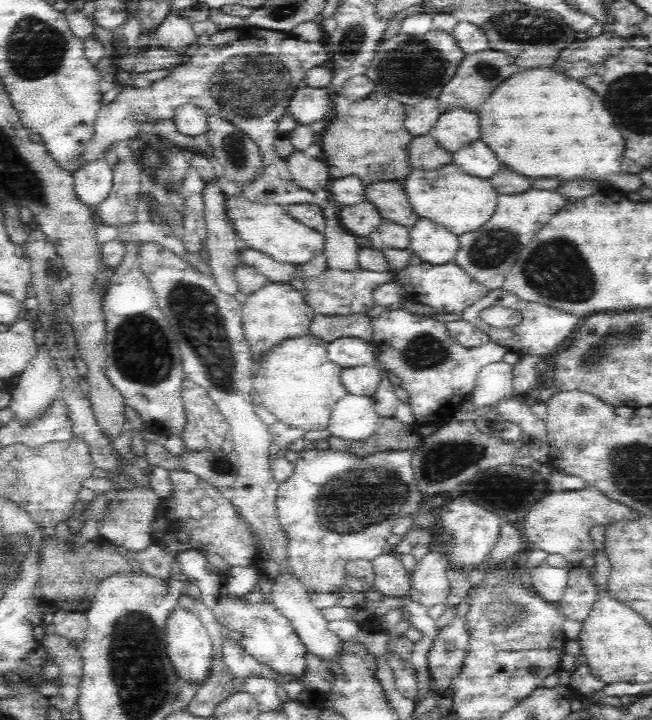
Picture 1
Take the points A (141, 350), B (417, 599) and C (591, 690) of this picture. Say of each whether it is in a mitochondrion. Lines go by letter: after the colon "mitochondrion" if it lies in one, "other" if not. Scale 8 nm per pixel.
A: mitochondrion
B: other
C: other

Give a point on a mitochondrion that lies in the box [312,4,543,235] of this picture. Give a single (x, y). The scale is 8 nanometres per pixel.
(419, 68)

